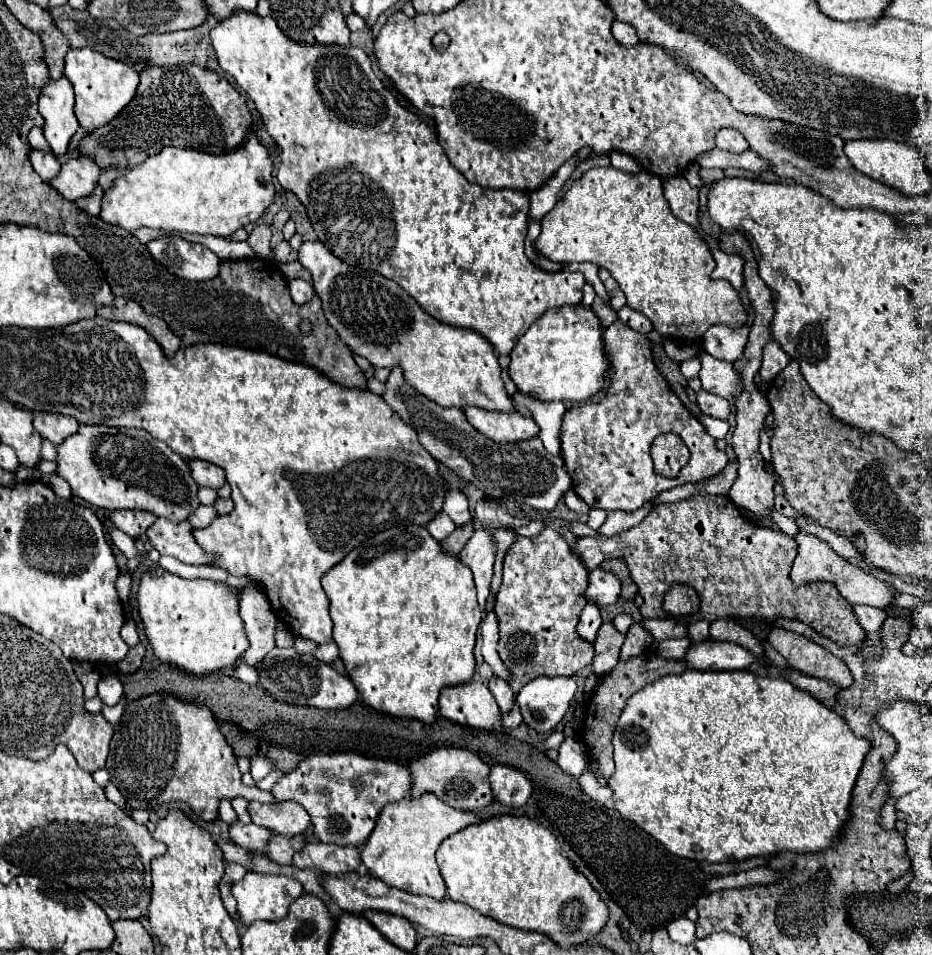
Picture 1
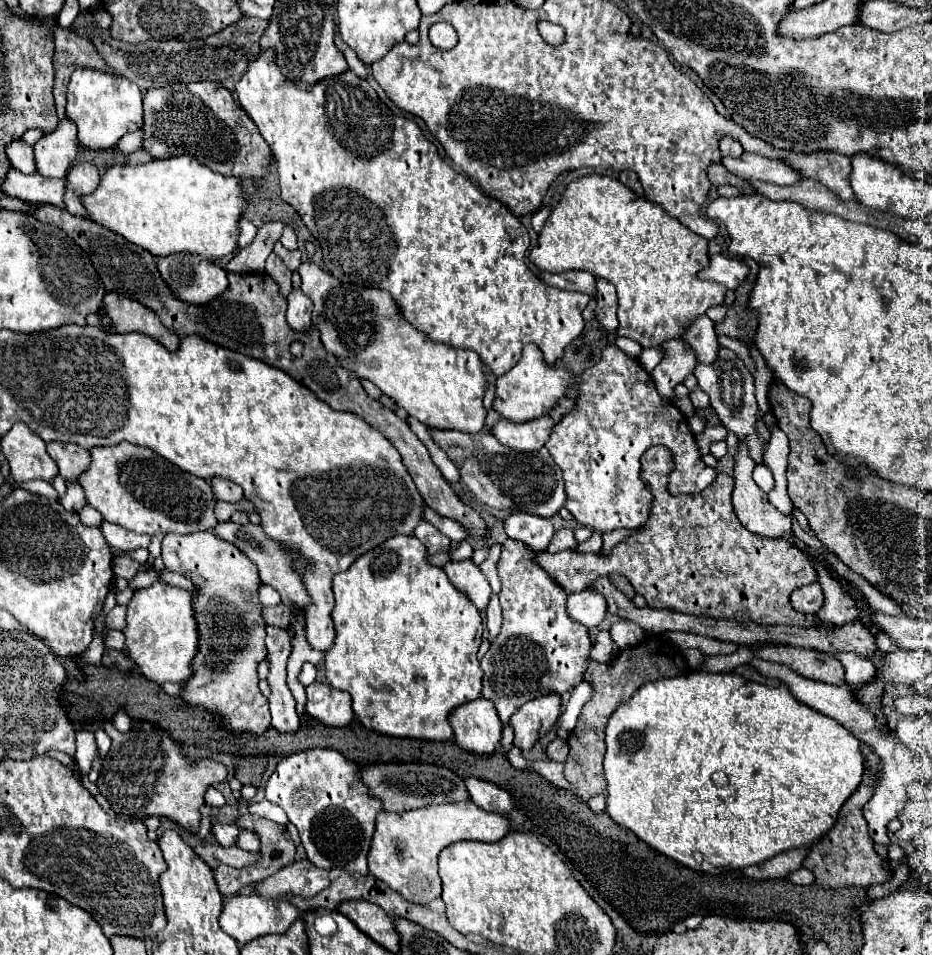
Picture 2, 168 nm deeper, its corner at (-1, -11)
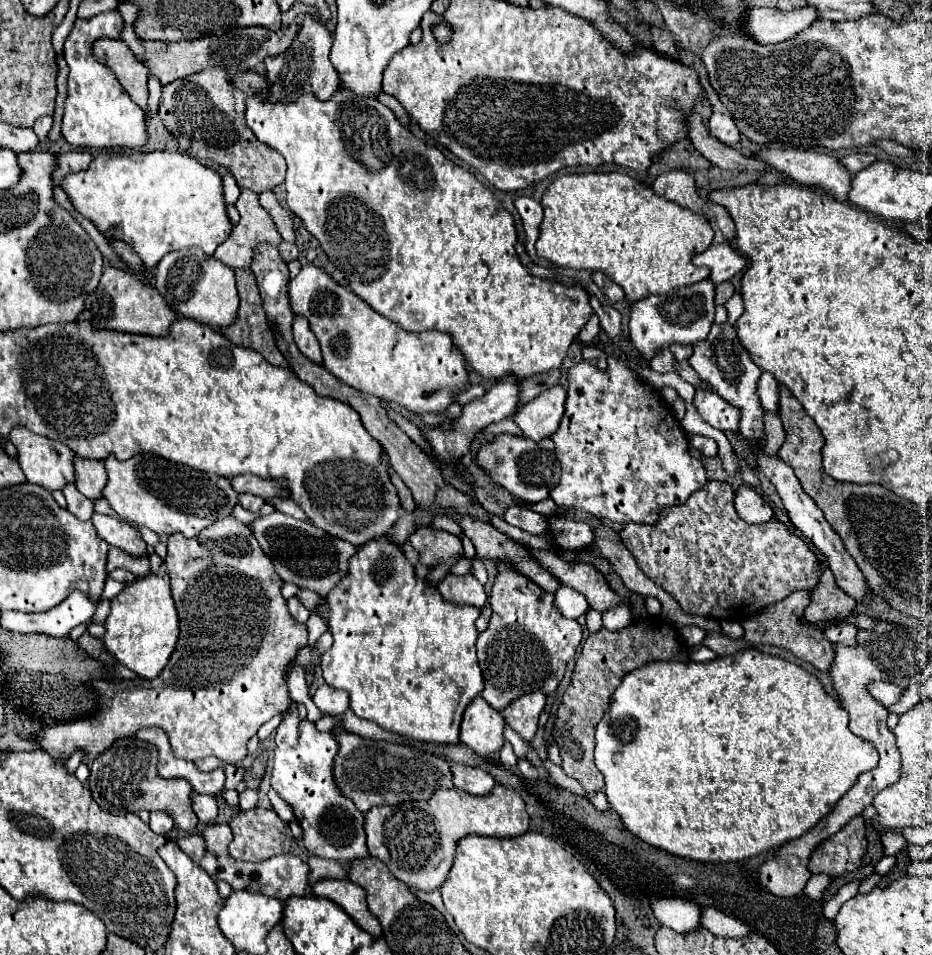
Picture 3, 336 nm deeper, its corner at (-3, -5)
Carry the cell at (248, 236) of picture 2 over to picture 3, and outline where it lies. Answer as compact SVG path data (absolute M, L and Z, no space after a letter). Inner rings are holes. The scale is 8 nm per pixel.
M226 172L222 176L222 186L224 186L224 202L230 204L230 206L234 206L236 200L238 200L238 196L240 196L240 188L236 186L236 180L234 180L234 176L230 172Z

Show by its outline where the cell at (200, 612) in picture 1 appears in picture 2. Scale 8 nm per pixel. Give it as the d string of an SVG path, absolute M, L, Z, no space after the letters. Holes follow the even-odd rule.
M154 582L134 594L126 614L128 626L124 630L128 656L136 662L142 674L156 682L184 682L190 678L192 660L198 652L198 628L194 618L192 592L170 586L166 582Z

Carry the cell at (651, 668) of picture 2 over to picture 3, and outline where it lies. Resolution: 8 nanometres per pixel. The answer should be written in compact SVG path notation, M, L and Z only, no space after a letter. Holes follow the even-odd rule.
M662 616L632 622L630 626L618 632L610 632L606 628L602 628L600 632L590 632L582 646L582 652L576 660L570 678L570 686L566 688L562 702L556 710L556 722L552 734L564 758L564 772L574 780L578 780L590 796L596 794L598 790L604 790L604 778L594 764L596 724L608 710L610 698L618 688L618 684L622 682L622 678L632 668L640 668L642 664L654 660L676 660L676 662L690 660L690 650L678 640L676 628Z

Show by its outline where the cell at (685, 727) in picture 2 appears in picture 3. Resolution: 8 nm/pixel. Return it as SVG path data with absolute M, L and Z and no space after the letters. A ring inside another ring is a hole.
M756 648L740 650L732 656L718 656L710 662L650 662L644 664L624 676L620 686L616 688L610 708L602 716L596 728L596 766L604 774L606 780L606 796L610 806L620 814L626 828L638 836L640 840L666 850L674 856L702 860L702 862L742 862L758 856L770 848L778 848L794 838L800 838L810 828L814 828L828 812L832 812L834 804L854 786L862 772L876 768L878 752L876 748L848 728L846 710L830 698L820 680L814 674L808 674L804 668L762 654Z

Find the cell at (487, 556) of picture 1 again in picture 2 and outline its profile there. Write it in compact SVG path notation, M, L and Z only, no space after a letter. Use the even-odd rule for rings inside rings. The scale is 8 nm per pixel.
M470 558L462 562L448 562L444 566L444 572L448 574L450 582L474 602L474 606L480 612L486 610L492 590L490 590L490 582L484 578L478 564L474 564Z

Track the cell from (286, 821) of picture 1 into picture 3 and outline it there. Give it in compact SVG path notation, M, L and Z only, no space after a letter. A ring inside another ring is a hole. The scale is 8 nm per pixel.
M212 824L202 830L204 842L206 842L206 852L204 858L200 860L200 868L208 872L212 880L224 880L232 886L232 890L248 890L248 892L258 892L266 894L278 900L288 900L290 896L304 896L308 888L308 866L294 854L280 854L264 862L242 862L242 860L232 860L229 855L229 845L233 840L231 828L228 824Z

